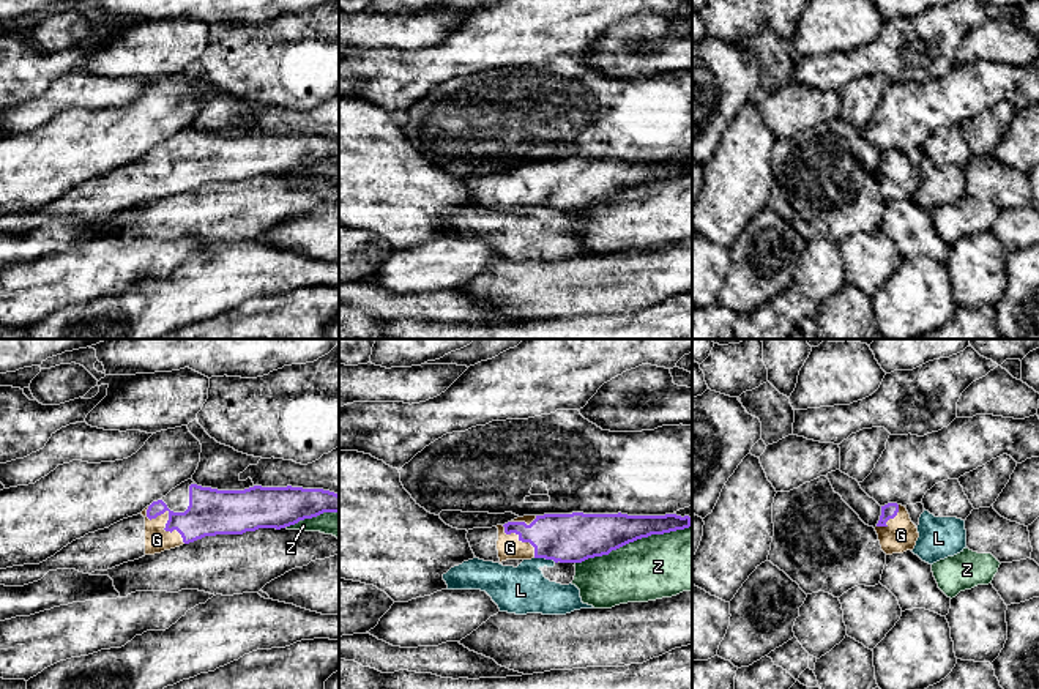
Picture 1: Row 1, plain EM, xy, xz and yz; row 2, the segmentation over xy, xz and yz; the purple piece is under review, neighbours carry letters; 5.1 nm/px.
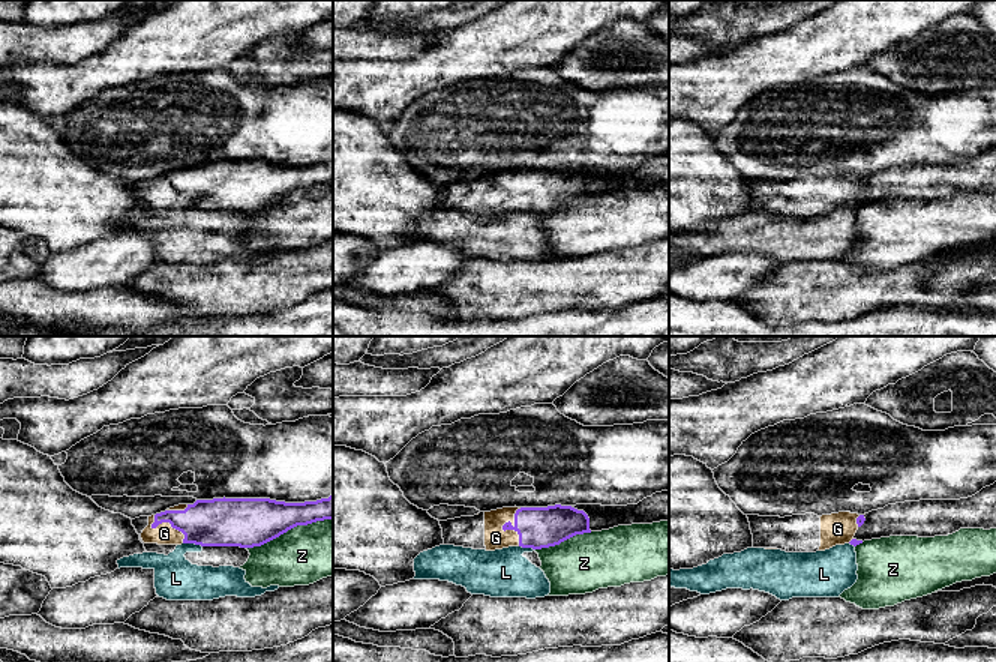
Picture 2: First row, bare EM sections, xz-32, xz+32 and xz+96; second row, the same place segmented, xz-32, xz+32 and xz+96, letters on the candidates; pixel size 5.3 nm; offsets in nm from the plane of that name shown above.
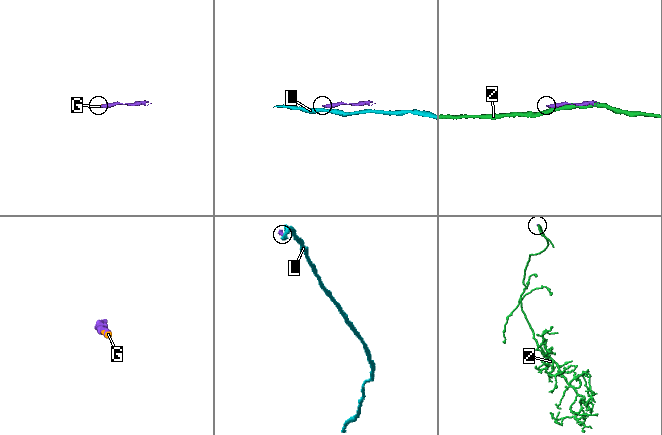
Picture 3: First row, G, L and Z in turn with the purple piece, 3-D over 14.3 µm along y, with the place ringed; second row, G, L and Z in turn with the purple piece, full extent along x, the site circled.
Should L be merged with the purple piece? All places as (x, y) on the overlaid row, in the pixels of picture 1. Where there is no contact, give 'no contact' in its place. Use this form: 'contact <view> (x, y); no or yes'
contact xz (546, 558); no

